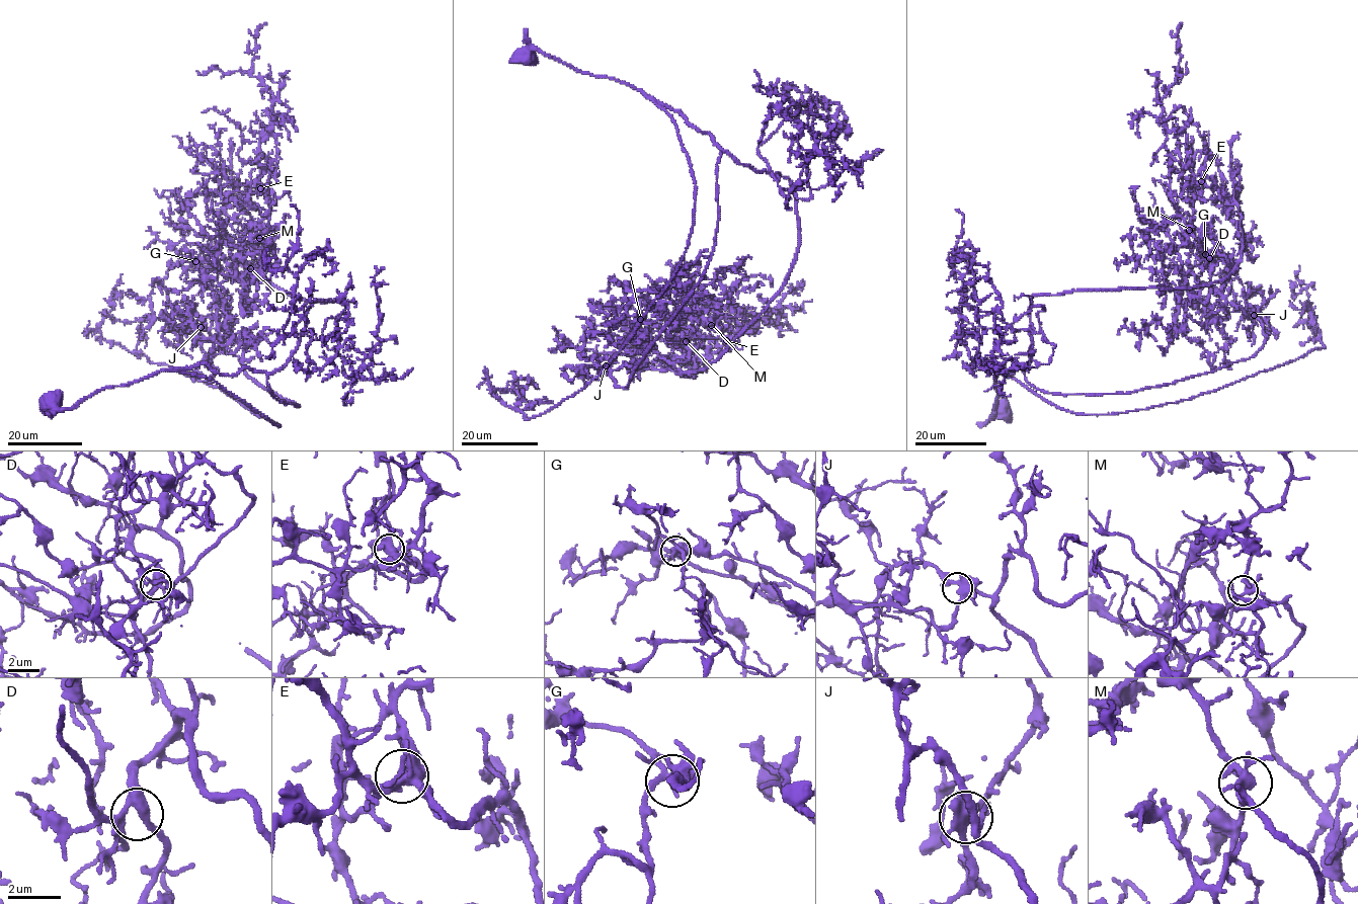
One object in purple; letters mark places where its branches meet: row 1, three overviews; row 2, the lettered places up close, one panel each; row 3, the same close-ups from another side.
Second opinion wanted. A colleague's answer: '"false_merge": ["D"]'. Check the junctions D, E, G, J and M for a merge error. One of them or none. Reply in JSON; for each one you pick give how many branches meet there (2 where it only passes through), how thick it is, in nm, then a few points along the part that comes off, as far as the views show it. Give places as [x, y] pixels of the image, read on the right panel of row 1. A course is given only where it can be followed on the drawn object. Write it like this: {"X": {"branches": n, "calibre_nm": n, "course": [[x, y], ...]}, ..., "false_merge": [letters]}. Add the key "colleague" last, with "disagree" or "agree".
{"false_merge": [], "colleague": "disagree"}

